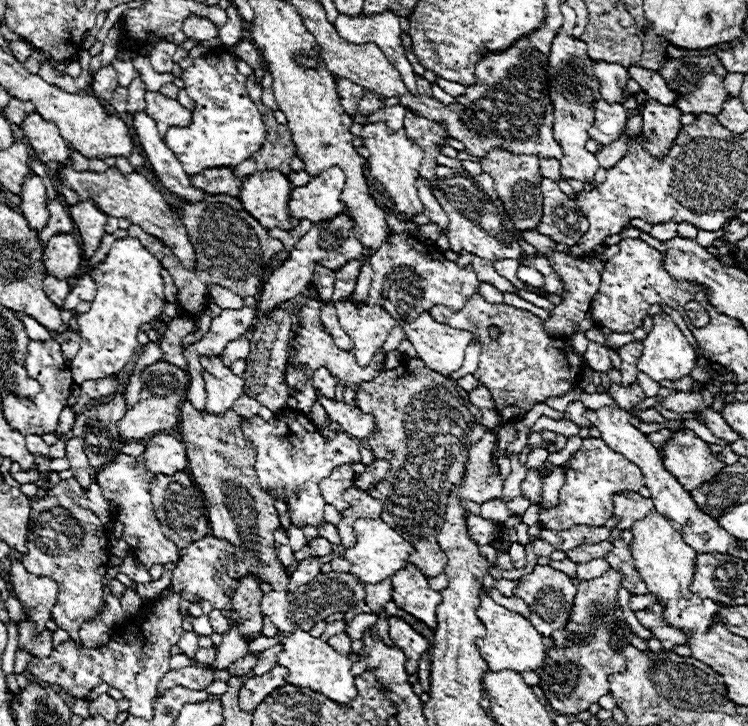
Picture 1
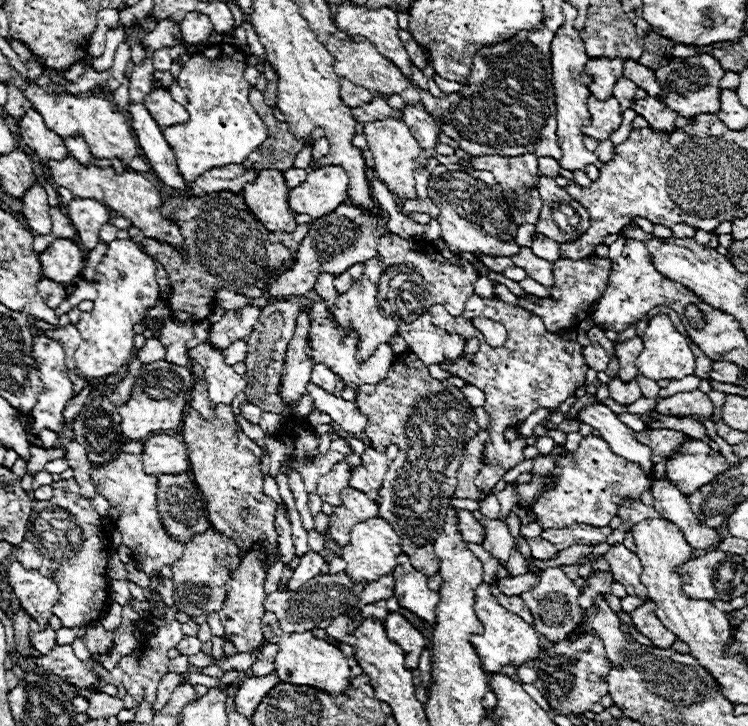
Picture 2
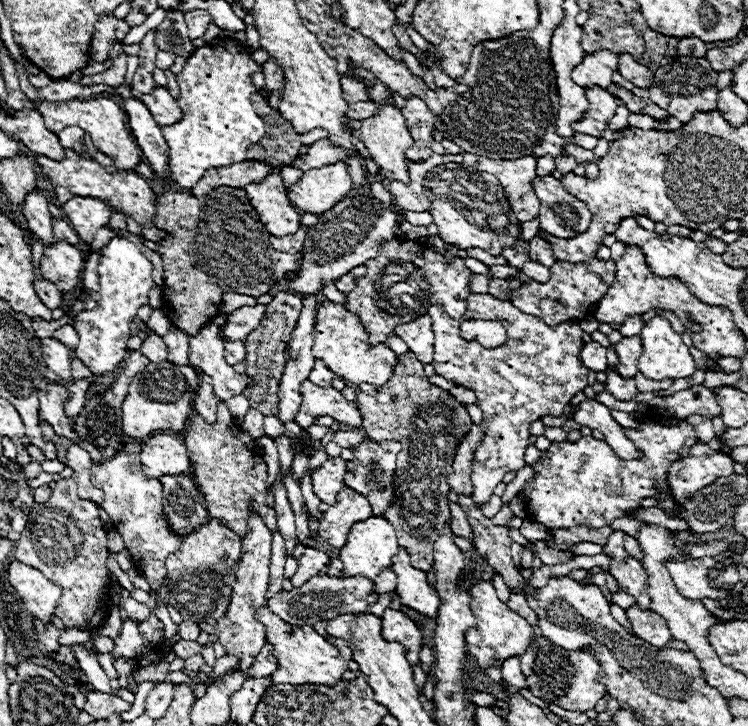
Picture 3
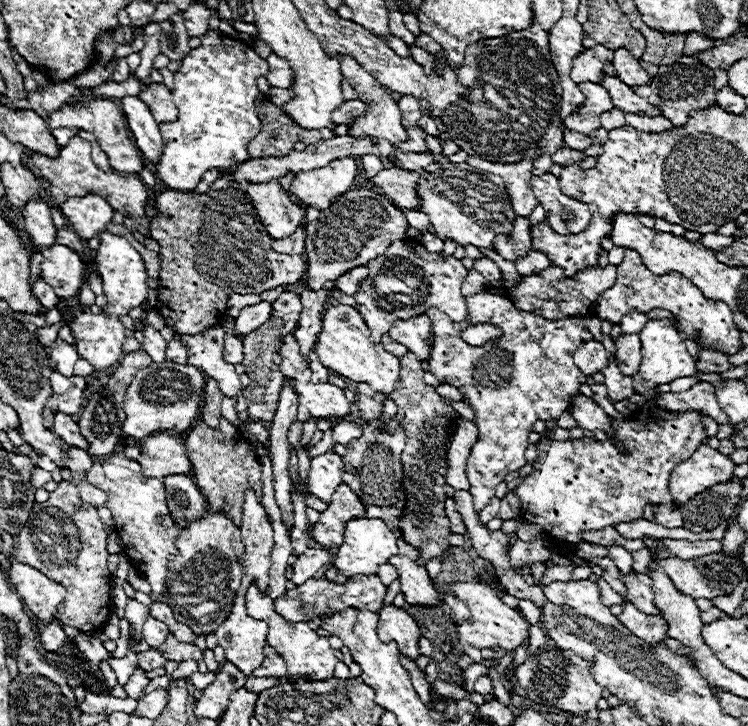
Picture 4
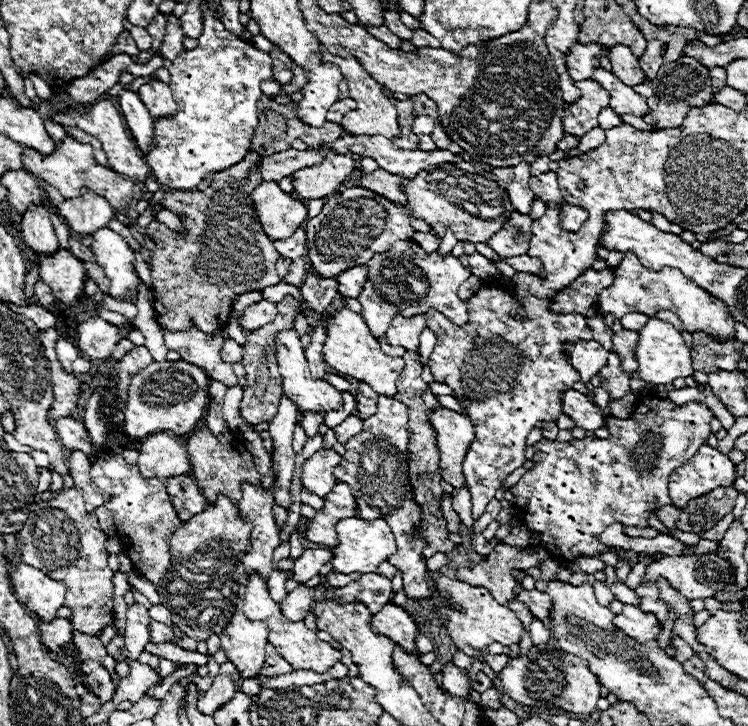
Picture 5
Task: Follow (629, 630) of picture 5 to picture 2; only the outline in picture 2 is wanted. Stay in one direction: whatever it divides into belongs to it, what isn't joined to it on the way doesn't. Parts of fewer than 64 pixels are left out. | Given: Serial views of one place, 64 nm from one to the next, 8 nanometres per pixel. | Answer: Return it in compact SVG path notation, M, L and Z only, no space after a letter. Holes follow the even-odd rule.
M646 602L646 604L642 604L640 608L636 608L636 610L632 610L630 612L630 616L632 616L632 622L634 622L634 626L646 636L646 638L650 638L658 648L670 648L676 640L678 640L678 636L674 634L674 632L670 632L660 620L658 620L658 616L656 616L656 612L654 612L654 602Z

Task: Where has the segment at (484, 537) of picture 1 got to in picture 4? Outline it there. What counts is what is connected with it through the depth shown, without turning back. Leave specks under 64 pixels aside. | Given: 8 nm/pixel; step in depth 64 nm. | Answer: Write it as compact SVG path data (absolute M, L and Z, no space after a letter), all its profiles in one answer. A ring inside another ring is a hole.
M446 498L446 516L450 518L450 532L452 534L466 534L466 524L460 516L460 512L456 510L456 504L452 498Z

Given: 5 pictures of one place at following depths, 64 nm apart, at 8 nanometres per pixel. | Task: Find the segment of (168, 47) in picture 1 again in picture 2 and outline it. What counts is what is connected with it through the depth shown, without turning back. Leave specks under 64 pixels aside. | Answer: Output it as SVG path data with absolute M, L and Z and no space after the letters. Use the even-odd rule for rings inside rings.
M186 43L172 48L161 48L153 53L153 66L158 71L169 71L175 59L181 55L182 47Z

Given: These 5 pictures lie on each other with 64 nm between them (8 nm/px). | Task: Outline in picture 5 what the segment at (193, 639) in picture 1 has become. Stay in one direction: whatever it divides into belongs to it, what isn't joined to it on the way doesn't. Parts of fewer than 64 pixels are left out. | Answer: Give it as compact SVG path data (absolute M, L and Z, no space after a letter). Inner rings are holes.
M164 642L160 644L160 648L150 648L150 644L146 646L146 652L152 652L152 654L158 654L166 660L172 660L172 662L180 662L180 664L186 664L186 662L192 662L192 664L198 664L198 666L204 666L208 662L208 656L206 654L200 654L196 650L184 650L180 648L176 642Z

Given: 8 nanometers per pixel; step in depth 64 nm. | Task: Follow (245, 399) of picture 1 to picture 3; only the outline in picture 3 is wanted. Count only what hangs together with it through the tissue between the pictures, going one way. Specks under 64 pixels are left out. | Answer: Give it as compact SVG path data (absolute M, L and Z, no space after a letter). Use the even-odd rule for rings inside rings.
M250 408L246 414L246 418L244 418L244 424L240 427L250 434L252 438L258 439L265 434L263 430L263 420L264 415L257 410Z

